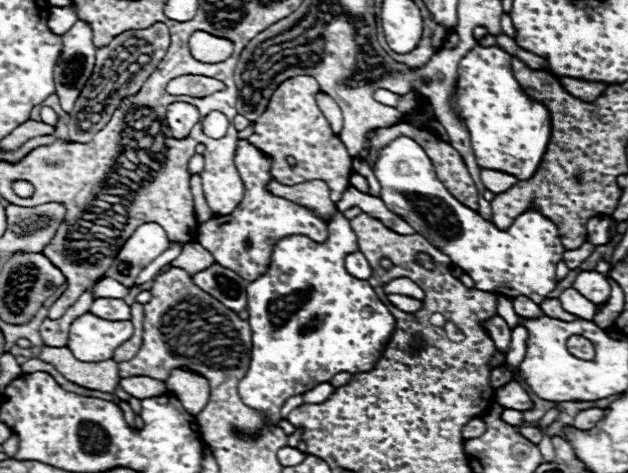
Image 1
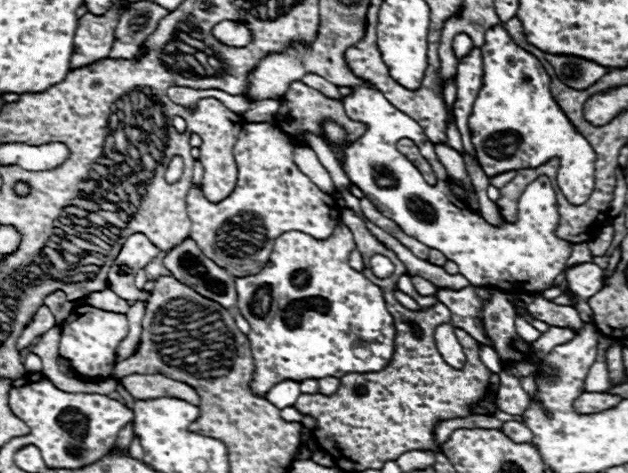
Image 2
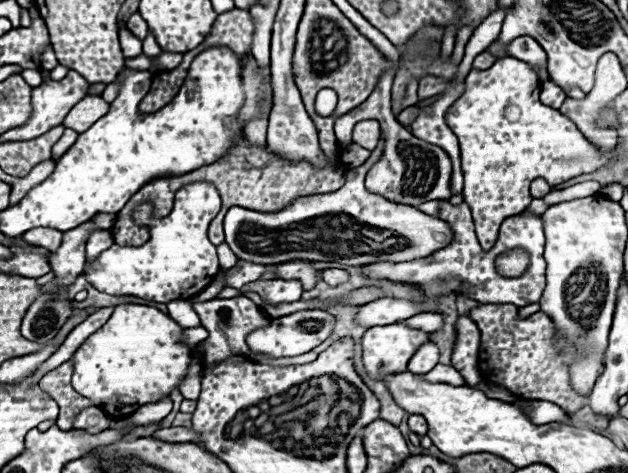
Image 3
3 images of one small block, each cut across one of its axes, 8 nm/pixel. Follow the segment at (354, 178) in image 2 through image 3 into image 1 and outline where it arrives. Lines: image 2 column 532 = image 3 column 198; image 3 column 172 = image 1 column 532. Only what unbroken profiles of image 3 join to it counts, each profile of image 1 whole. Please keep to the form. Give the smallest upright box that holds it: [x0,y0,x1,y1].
[374,138,566,304]

